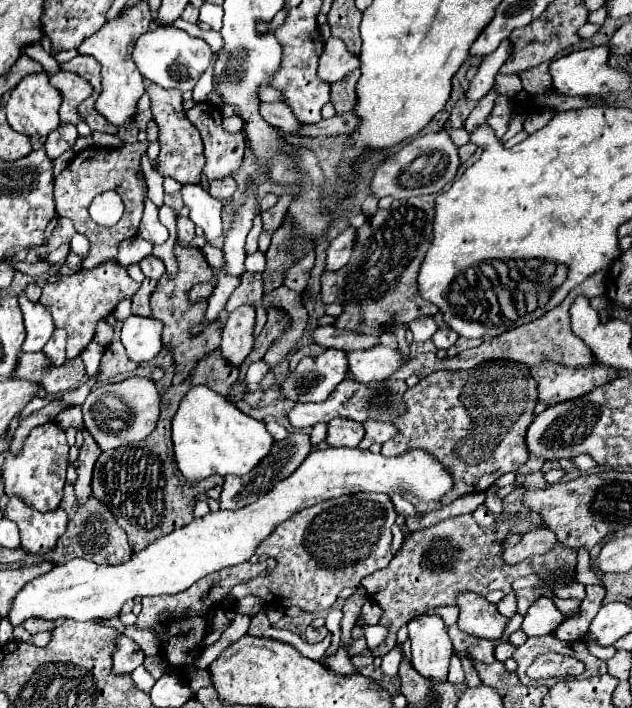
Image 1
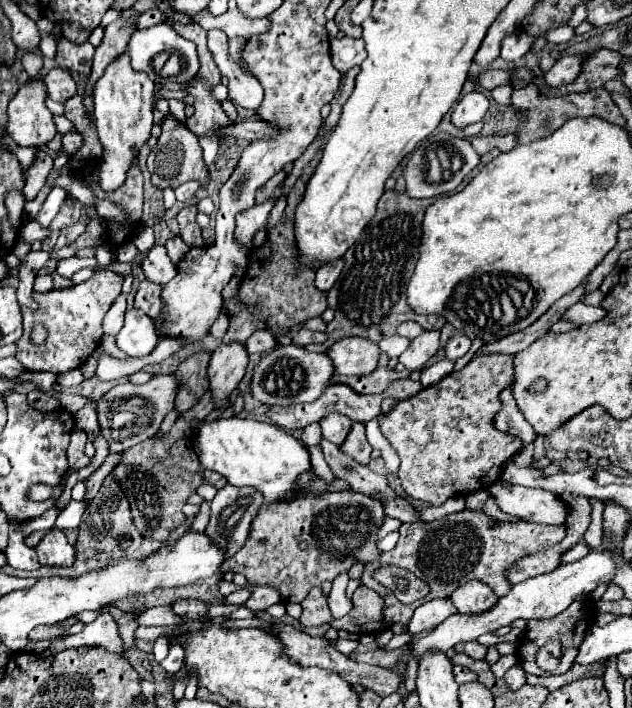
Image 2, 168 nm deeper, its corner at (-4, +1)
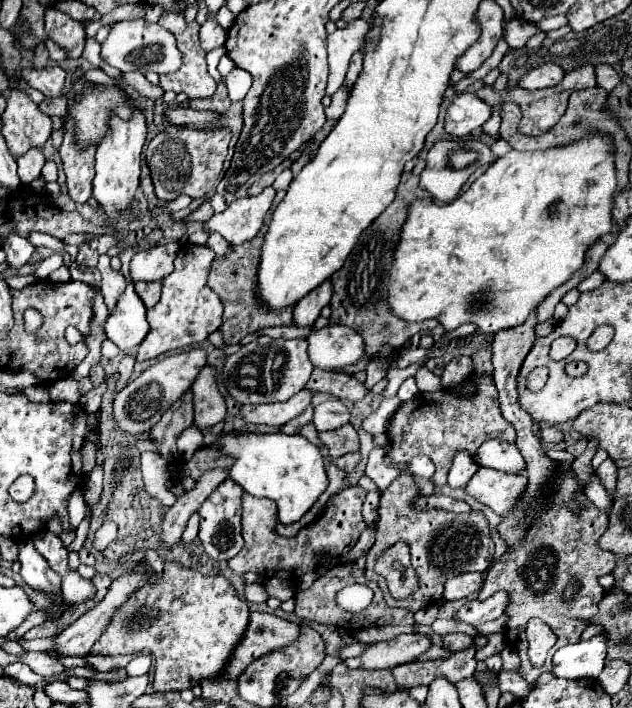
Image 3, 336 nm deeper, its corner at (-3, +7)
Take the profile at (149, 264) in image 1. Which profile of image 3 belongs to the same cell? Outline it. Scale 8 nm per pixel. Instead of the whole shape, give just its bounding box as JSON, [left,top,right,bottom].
[130,243,178,281]

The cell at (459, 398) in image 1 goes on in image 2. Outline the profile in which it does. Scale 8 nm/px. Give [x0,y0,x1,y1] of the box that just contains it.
[379,355,519,505]

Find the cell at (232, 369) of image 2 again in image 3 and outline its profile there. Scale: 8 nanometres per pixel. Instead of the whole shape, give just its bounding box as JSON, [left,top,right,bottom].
[194,365,226,429]

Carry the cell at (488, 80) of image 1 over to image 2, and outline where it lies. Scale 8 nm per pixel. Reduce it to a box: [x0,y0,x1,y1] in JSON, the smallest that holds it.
[451,91,489,131]

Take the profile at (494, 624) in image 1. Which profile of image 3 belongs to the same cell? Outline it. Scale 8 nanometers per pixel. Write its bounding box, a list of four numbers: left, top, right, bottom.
[444,573,482,601]

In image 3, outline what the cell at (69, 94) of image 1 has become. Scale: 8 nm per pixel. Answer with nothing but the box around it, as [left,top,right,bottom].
[22,65,66,97]

